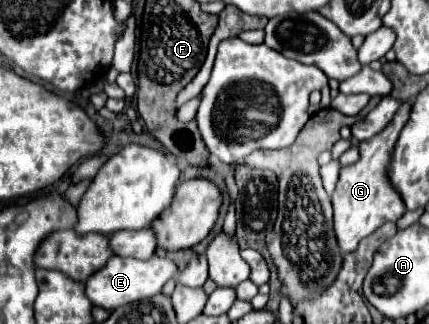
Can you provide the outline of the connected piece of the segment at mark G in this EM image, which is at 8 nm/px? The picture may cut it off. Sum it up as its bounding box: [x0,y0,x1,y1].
[331,103,409,253]

